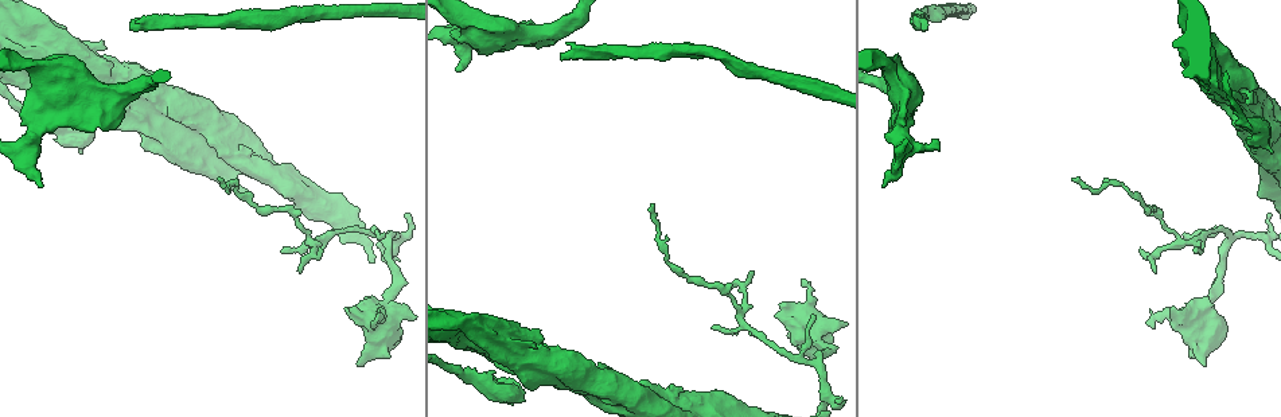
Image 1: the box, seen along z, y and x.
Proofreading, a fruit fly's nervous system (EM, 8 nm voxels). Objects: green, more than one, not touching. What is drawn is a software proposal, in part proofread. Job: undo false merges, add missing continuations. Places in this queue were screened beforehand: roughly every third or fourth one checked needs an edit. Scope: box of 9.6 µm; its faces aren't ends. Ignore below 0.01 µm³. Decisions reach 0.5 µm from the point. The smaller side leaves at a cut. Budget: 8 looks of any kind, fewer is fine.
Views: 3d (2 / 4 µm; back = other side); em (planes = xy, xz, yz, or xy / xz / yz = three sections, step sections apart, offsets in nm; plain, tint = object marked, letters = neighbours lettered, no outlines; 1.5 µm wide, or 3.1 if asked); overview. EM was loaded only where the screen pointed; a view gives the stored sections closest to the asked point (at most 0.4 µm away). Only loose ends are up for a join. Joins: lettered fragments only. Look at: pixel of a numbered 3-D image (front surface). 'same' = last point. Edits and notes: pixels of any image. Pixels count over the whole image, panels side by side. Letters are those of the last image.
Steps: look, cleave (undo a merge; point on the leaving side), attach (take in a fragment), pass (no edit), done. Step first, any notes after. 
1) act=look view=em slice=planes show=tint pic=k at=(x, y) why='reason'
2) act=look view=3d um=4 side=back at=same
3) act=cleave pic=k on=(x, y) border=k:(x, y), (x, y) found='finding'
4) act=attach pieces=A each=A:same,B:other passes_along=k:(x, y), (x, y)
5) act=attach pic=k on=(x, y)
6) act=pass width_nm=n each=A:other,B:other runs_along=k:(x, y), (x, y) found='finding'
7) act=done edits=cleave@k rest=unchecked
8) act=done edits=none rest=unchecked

act=look view=em slice=planes show=letters pic=1 at=(131, 25) why='branch stops here'

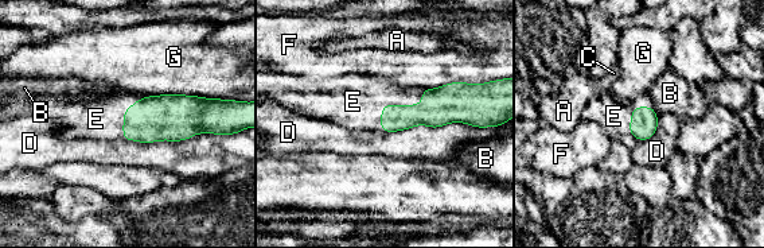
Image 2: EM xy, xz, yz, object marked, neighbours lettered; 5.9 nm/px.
act=attach pieces=E each=A:other,B:other,C:other,D:other,E:same,F:other,G:other passes_along=2:(447, 104), (408, 105), (369, 93) found='the neuron continues'

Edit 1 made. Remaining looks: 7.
act=look view=3d um=2 pic=1 at=(115, 127) why='thick end'

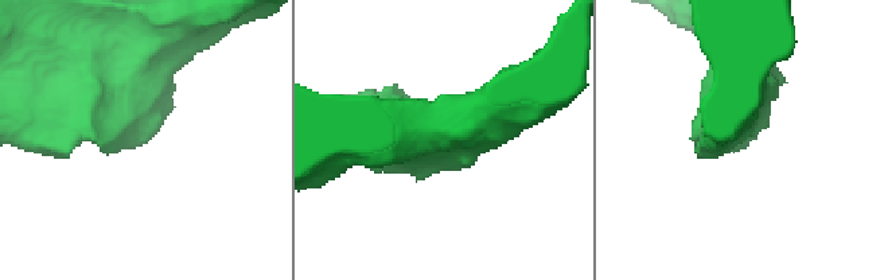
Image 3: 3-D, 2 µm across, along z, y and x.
act=look view=em slice=xz step=8 show=letters pic=3 at=(748, 144) why='shape alone is not enough'

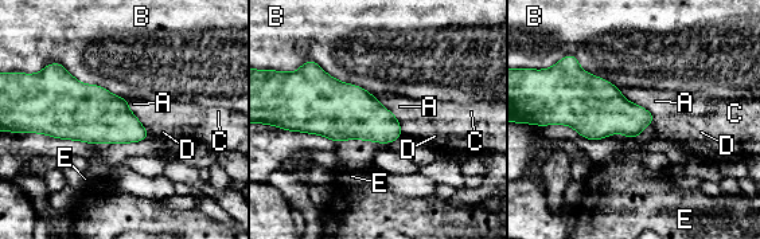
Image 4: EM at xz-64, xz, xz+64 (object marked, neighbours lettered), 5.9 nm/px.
act=look view=em slice=planes show=letters at=same why='cut it another way'

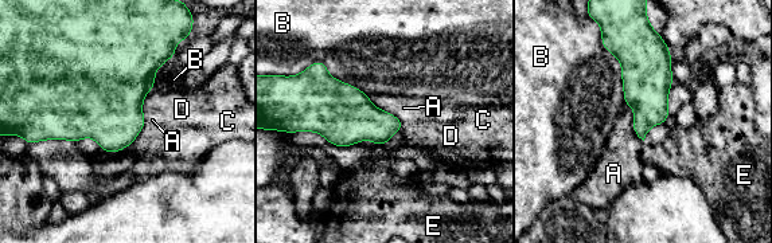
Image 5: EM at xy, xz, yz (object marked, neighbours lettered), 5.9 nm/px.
act=pass each=A:other,B:other,C:other,D:other,E:other border=5:(367, 95), (402, 124) found='none of them fits'

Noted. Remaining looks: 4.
act=look view=overview why='redraw'

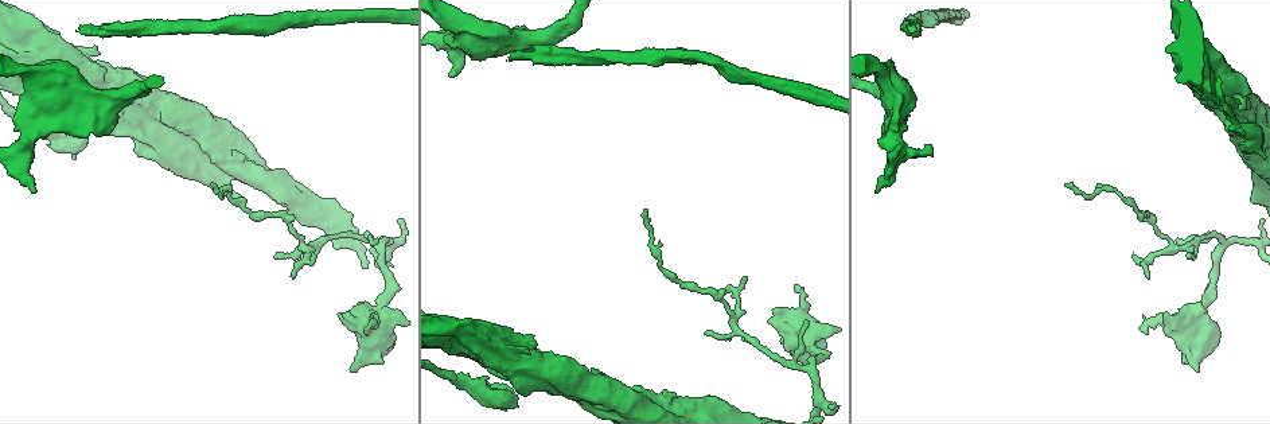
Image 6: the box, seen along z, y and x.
act=look view=em slice=yz step=4 show=letters pic=6 at=(276, 259) why='an open end'

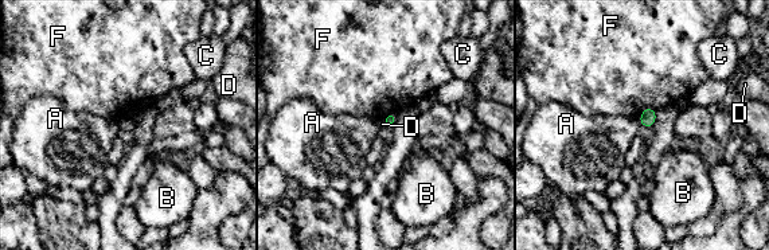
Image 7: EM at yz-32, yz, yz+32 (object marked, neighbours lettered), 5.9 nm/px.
act=pass longest_contact=F:120nm each=A:other,B:other,C:other,D:other,F:other found='no lettered fragment goes on from it'

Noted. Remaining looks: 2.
act=done edits=attach@2 rest=unchecked

